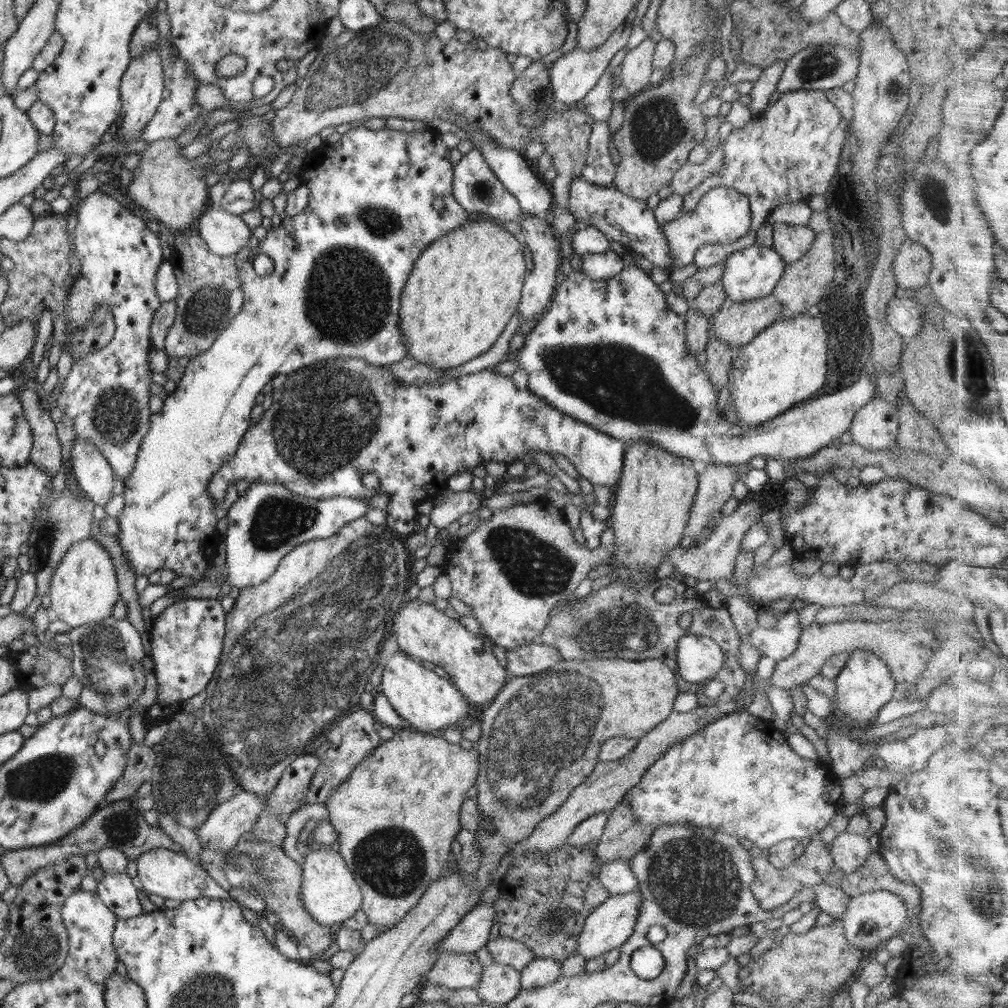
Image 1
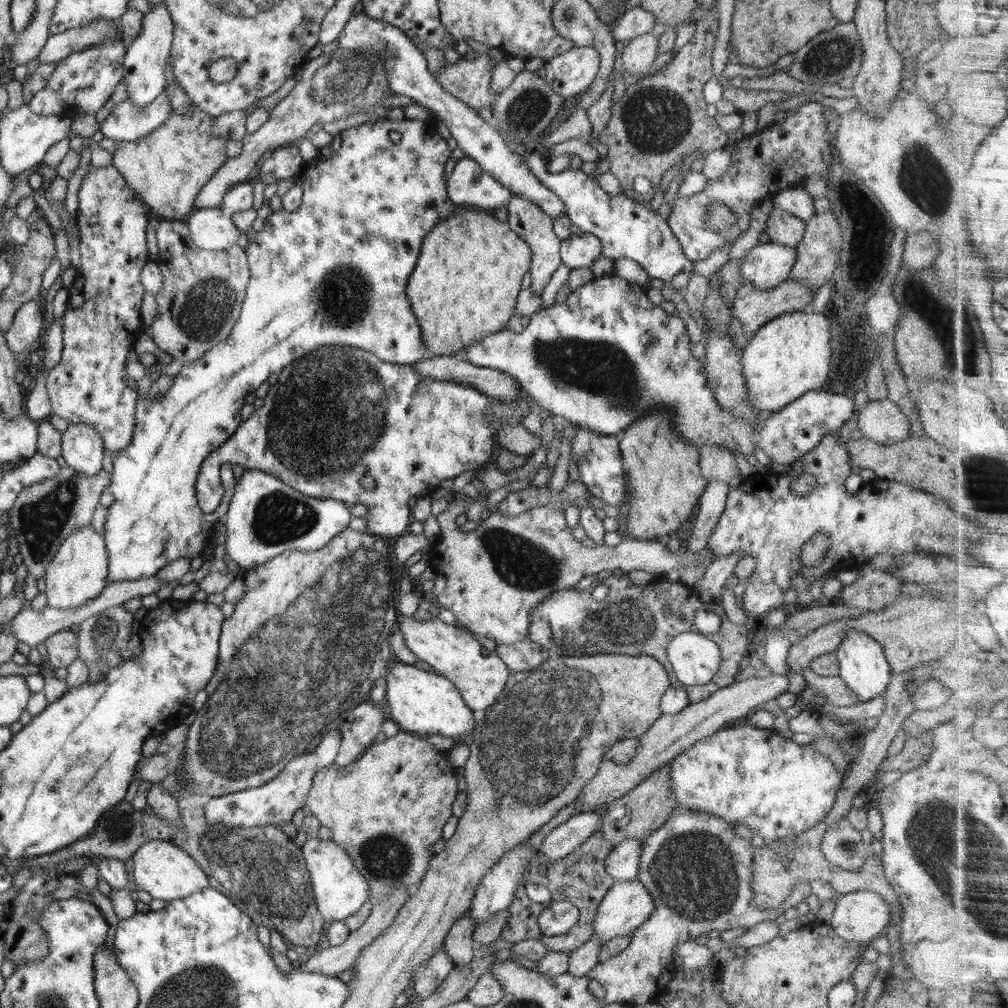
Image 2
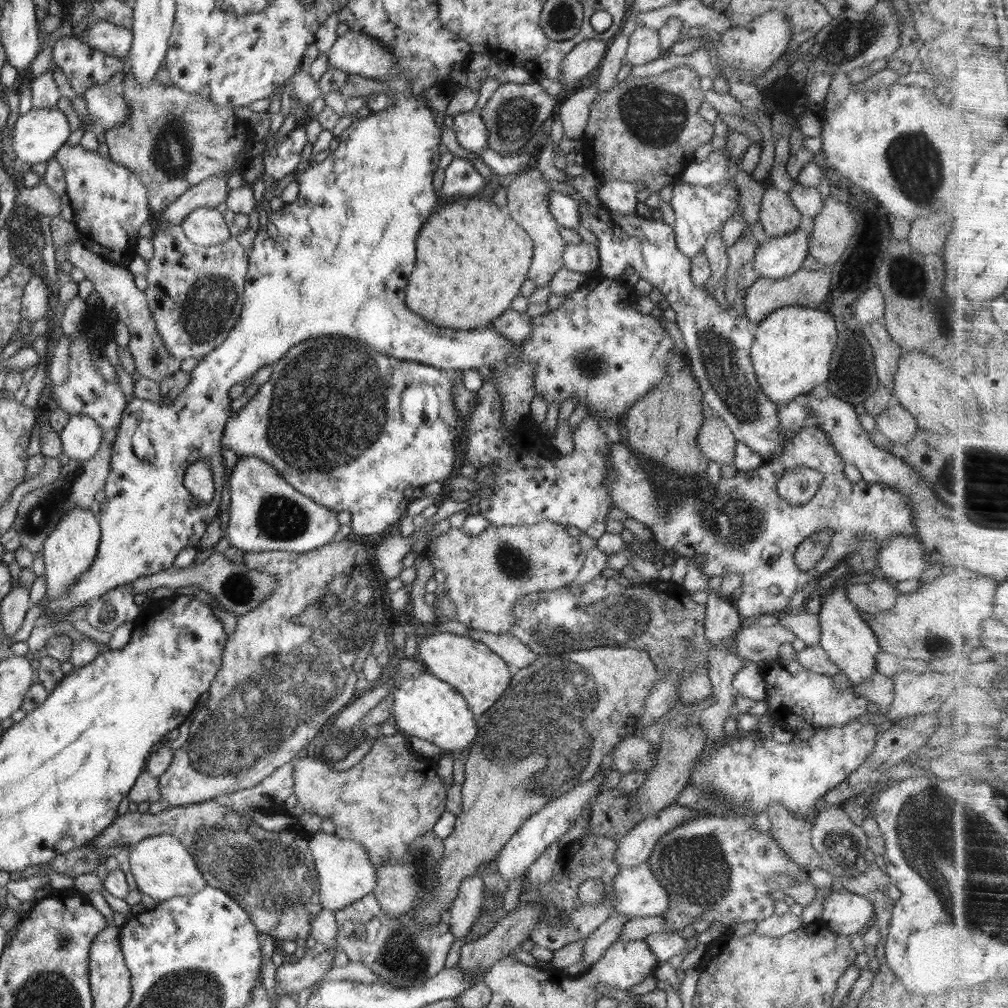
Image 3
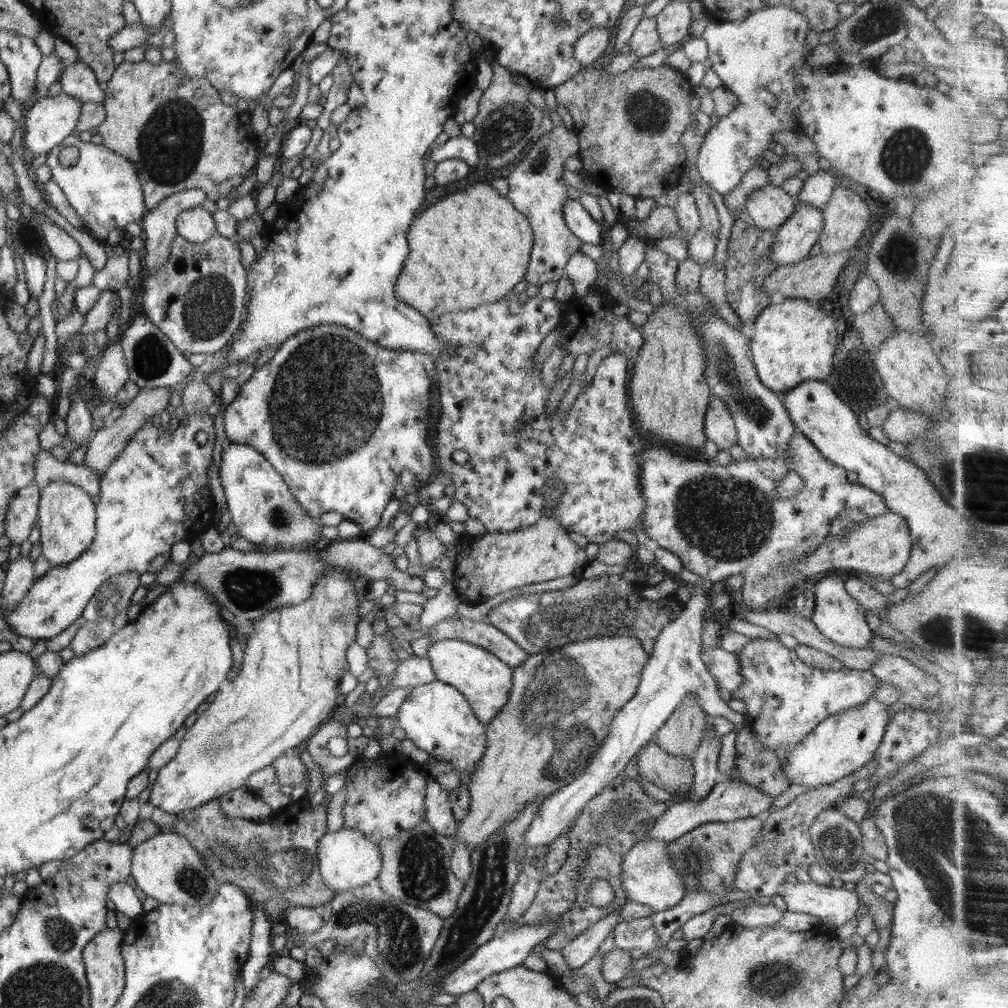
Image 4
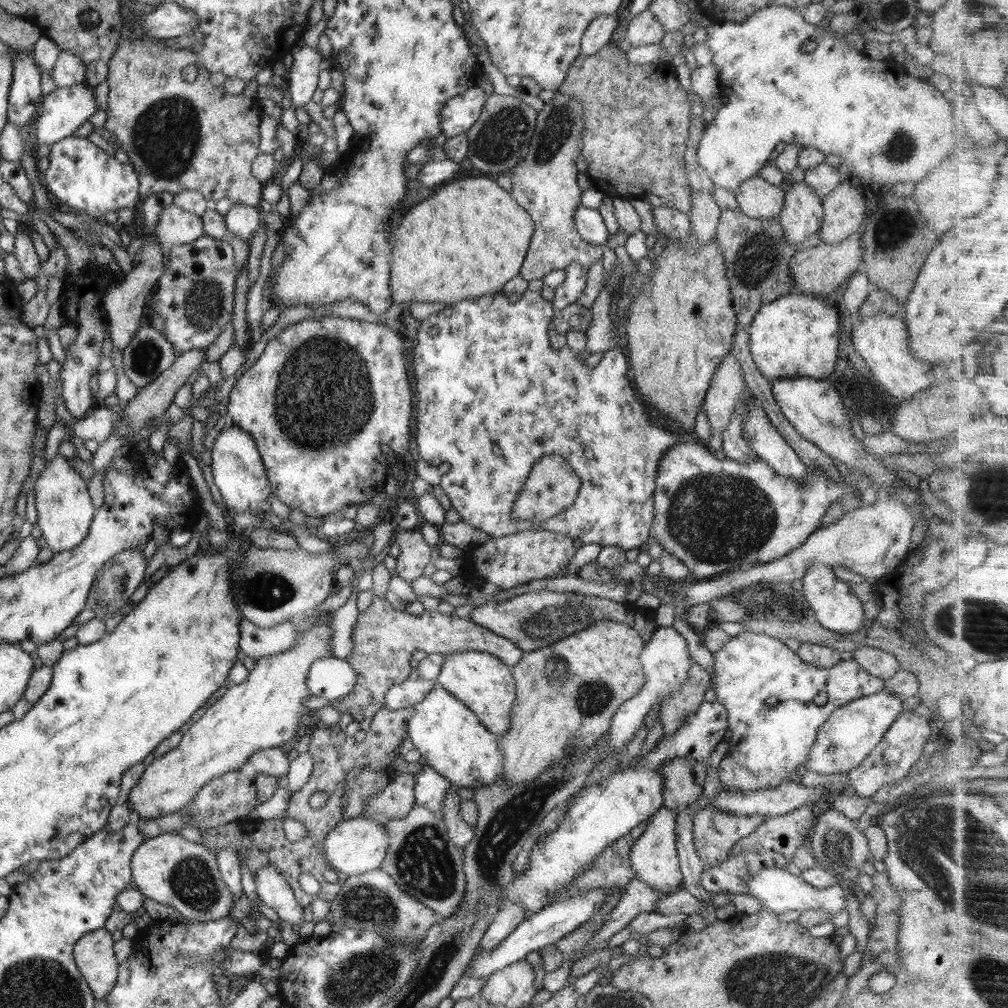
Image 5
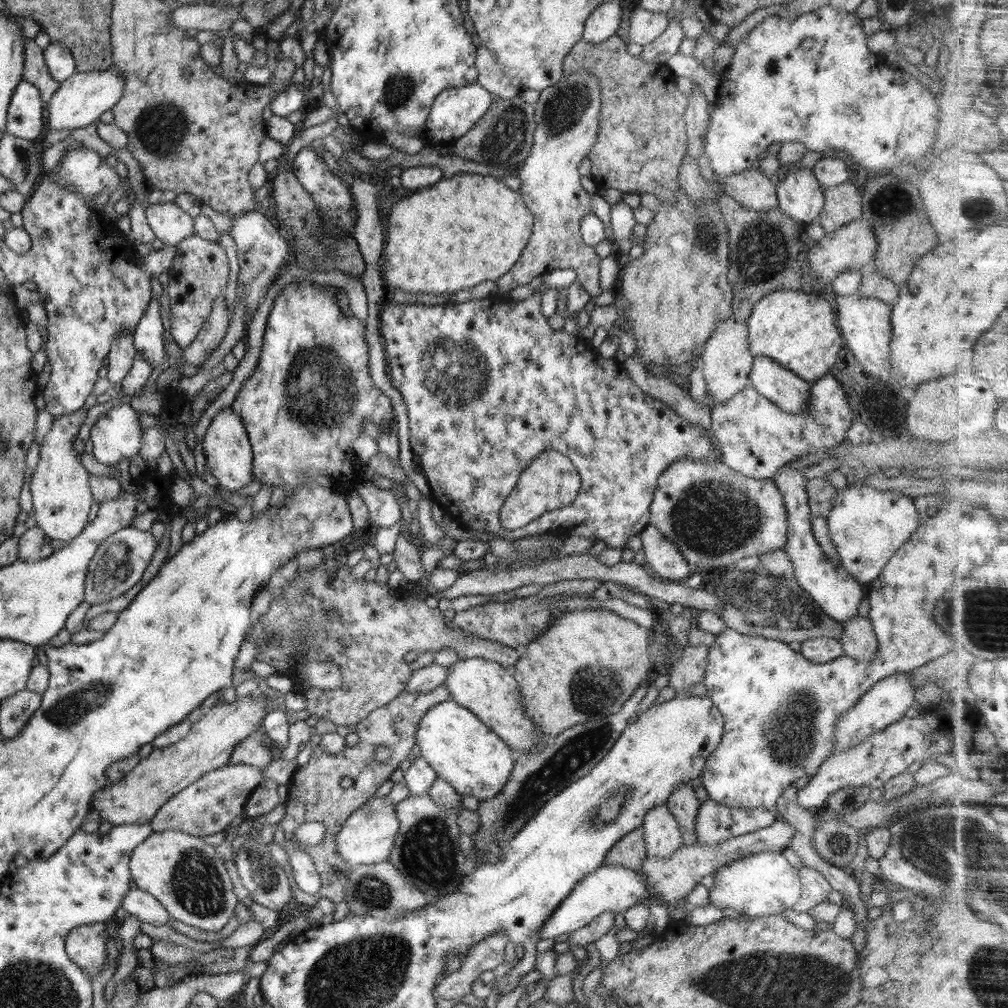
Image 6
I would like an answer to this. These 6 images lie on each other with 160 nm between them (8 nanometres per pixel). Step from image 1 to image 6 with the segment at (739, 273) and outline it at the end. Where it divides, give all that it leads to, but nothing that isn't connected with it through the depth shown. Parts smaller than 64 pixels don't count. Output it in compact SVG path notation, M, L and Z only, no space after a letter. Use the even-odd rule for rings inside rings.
M791 168L784 180L775 181L779 207L785 215L807 226L825 203L823 188L810 169Z

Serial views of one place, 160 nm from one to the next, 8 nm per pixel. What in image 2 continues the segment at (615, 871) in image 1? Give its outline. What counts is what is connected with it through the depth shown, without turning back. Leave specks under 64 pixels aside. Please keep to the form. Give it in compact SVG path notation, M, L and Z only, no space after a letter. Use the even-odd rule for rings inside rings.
M624 839L609 852L605 869L616 882L633 881L638 878L643 840Z

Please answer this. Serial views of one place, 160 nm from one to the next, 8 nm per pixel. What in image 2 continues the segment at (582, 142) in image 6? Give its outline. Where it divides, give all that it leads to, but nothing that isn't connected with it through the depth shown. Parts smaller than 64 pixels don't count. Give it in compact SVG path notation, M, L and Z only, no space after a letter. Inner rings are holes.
M513 194L507 204L509 227L518 235L532 251L531 287L538 296L541 296L544 287L548 284L554 271L563 263L560 256L561 240L553 231L553 220L537 204L523 196Z

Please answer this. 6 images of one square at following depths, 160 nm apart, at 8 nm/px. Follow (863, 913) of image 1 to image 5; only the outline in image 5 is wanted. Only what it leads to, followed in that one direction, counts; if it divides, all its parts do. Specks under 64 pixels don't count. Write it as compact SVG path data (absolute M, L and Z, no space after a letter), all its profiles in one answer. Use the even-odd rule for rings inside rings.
M785 867L763 868L752 873L745 880L749 894L757 898L764 909L773 913L797 910L800 913L810 909L822 909L829 915L836 914L846 908L847 891L845 885L836 884L828 888L814 888L801 876L790 874Z

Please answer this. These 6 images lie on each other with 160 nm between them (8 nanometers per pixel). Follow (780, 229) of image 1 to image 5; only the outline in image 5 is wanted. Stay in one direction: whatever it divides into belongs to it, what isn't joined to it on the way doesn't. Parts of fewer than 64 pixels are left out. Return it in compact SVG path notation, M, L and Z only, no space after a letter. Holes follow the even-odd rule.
M755 175L740 183L733 192L739 210L752 218L778 219L784 202L785 192L780 184L769 183Z

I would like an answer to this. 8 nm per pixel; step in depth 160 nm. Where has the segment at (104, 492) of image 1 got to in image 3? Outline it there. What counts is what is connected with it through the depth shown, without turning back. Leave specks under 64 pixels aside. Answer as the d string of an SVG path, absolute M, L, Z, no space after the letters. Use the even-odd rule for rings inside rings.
M70 415L66 426L59 432L63 453L74 461L89 461L104 440L104 430L86 415Z

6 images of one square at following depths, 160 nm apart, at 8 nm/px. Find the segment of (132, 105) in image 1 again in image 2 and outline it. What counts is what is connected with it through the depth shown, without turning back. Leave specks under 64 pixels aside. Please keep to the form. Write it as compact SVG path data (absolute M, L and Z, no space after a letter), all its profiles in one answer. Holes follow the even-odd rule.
M164 3L151 4L151 9L143 13L142 29L138 37L130 44L125 54L123 80L128 100L136 104L136 108L146 108L165 93L167 81L164 73L171 58L171 45L174 40L172 22L172 17Z

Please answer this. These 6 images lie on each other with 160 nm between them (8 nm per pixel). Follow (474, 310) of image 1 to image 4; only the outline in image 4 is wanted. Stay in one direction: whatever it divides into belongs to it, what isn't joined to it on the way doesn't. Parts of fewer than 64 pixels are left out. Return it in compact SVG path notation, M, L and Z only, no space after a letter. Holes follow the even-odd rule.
M491 184L468 185L464 190L446 196L416 215L411 226L408 230L410 254L396 280L395 295L428 320L496 302L512 292L518 282L525 280L534 240L532 227L528 219Z

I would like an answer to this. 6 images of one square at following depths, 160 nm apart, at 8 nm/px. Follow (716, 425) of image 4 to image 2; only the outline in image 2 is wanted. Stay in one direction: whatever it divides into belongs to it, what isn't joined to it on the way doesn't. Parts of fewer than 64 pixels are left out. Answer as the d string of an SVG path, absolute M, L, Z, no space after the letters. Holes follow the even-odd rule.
M708 445L699 448L699 465L701 473L708 481L717 481L728 484L730 480L738 478L740 471L736 467L736 459L728 449L718 445Z

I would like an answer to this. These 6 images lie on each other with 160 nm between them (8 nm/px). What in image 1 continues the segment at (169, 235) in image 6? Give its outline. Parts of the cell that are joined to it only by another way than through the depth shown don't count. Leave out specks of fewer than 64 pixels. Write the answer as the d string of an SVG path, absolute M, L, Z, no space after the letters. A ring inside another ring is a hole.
M212 205L204 209L194 230L218 256L236 255L247 246L252 234L252 229L241 219L241 215Z

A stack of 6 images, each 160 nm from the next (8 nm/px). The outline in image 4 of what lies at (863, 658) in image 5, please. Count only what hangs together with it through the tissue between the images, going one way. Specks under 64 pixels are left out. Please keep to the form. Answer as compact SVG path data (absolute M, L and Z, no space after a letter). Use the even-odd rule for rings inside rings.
M884 655L882 660L872 664L871 671L879 680L896 685L900 691L898 701L906 704L908 707L921 711L935 712L938 704L940 704L939 690L941 686L936 677L914 666L914 664L900 656Z

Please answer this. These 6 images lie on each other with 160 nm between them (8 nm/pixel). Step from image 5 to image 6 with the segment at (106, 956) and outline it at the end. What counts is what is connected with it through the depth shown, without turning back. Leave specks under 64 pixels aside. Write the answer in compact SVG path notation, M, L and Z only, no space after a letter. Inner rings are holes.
M106 922L85 924L76 928L73 928L66 937L65 951L70 960L73 960L80 968L83 968L91 978L96 976L99 972L106 969L105 962L106 956L108 956L106 950L106 942L109 939L108 930L106 928Z

